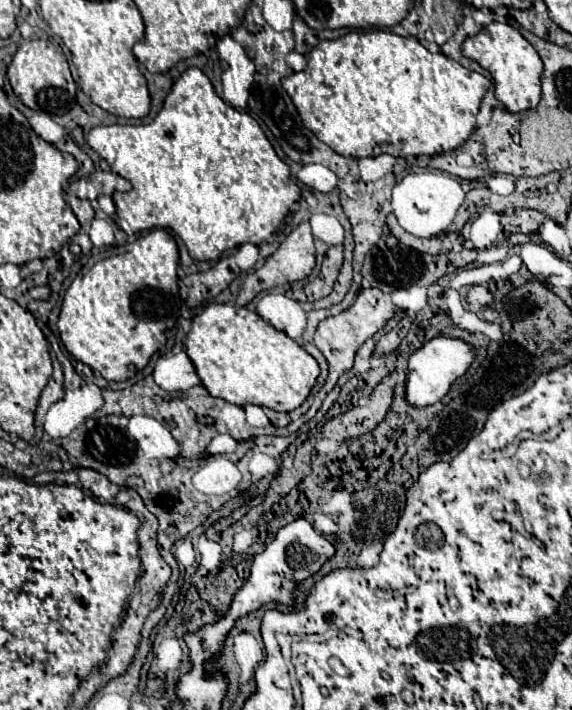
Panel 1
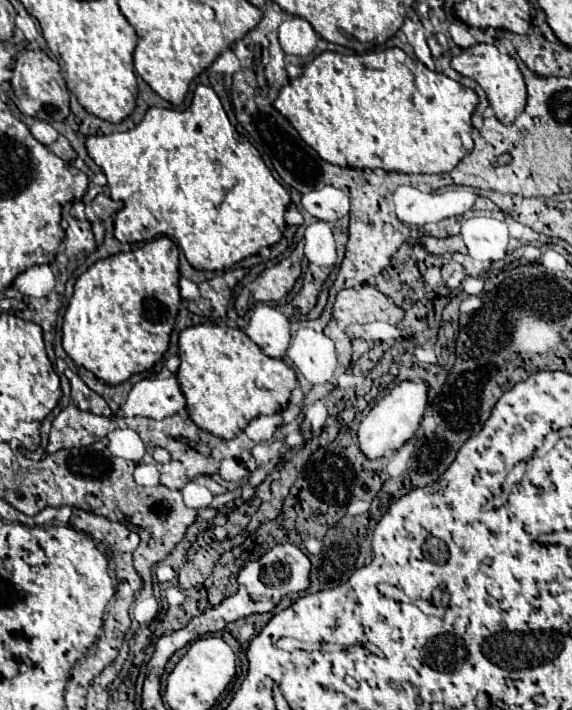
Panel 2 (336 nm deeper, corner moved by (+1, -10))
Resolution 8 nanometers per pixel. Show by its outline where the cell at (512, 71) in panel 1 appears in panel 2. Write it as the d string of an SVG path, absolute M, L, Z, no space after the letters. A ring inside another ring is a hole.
M477 43L469 49L463 49L459 55L455 55L451 59L451 67L461 73L463 77L475 79L481 89L487 95L489 107L495 111L495 117L503 123L503 125L511 125L517 115L521 115L525 101L527 101L527 89L523 83L523 75L515 63L515 59L511 59L507 53L501 53L495 45L487 45L487 43Z

